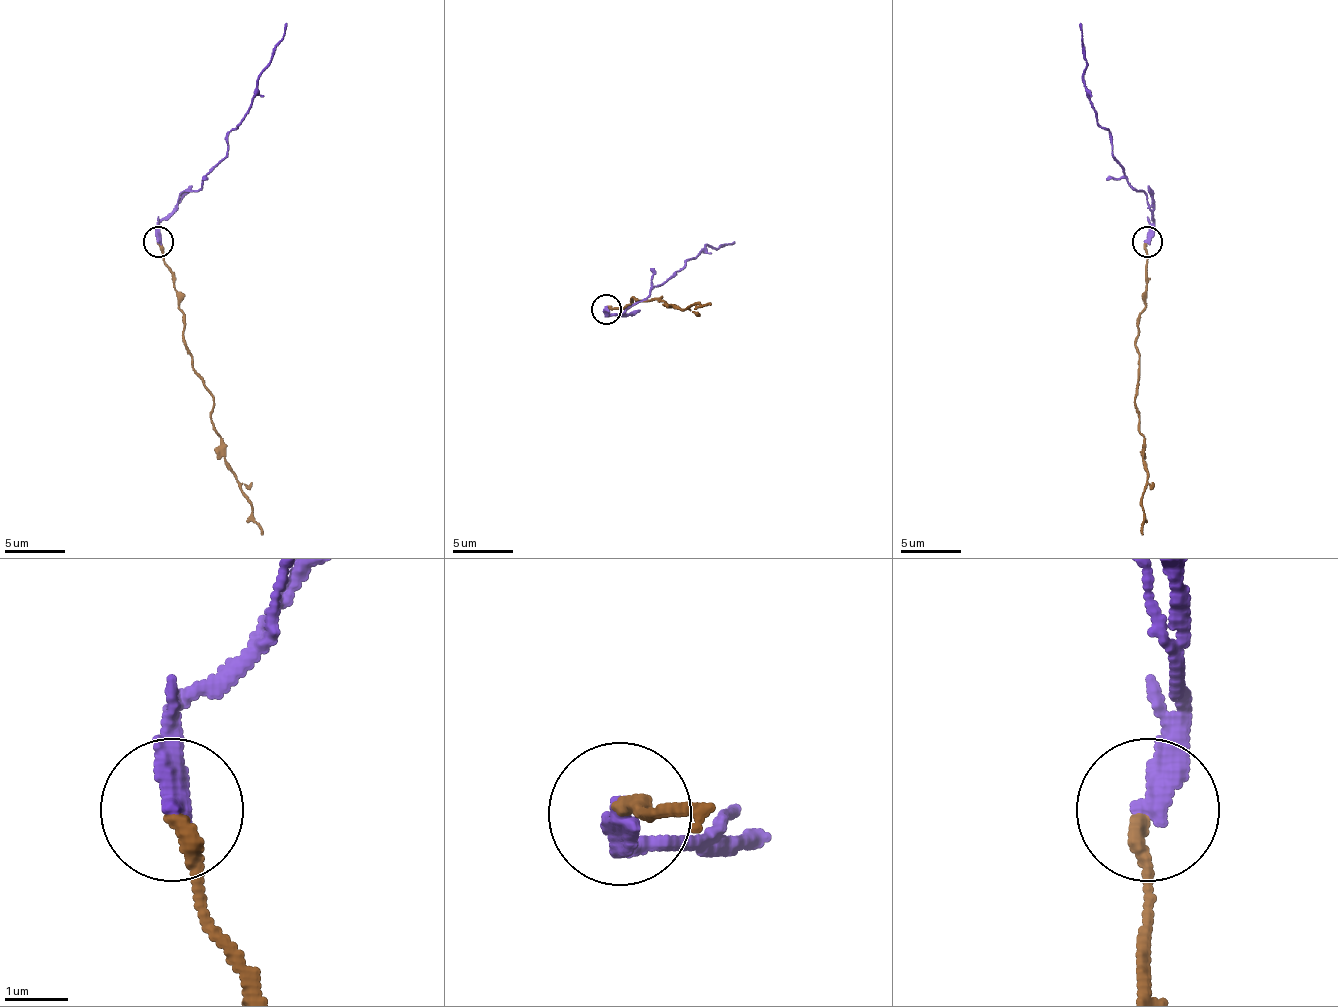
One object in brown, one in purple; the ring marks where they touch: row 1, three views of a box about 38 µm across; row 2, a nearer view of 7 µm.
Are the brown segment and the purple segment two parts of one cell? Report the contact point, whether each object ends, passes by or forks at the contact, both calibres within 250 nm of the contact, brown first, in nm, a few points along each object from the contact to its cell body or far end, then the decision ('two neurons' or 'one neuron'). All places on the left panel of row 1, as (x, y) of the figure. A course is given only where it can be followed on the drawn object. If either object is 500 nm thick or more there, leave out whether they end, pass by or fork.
place (158, 241); brown ends; purple ends; calibres 240 and 400 nm; course brown (159, 242), (174, 282), (186, 351), (213, 399), (210, 423), (219, 439), (219, 454), (261, 535); course purple (159, 242), (159, 224), (180, 194), (201, 185), (225, 155), (228, 134), (243, 121), (285, 22); two neurons

